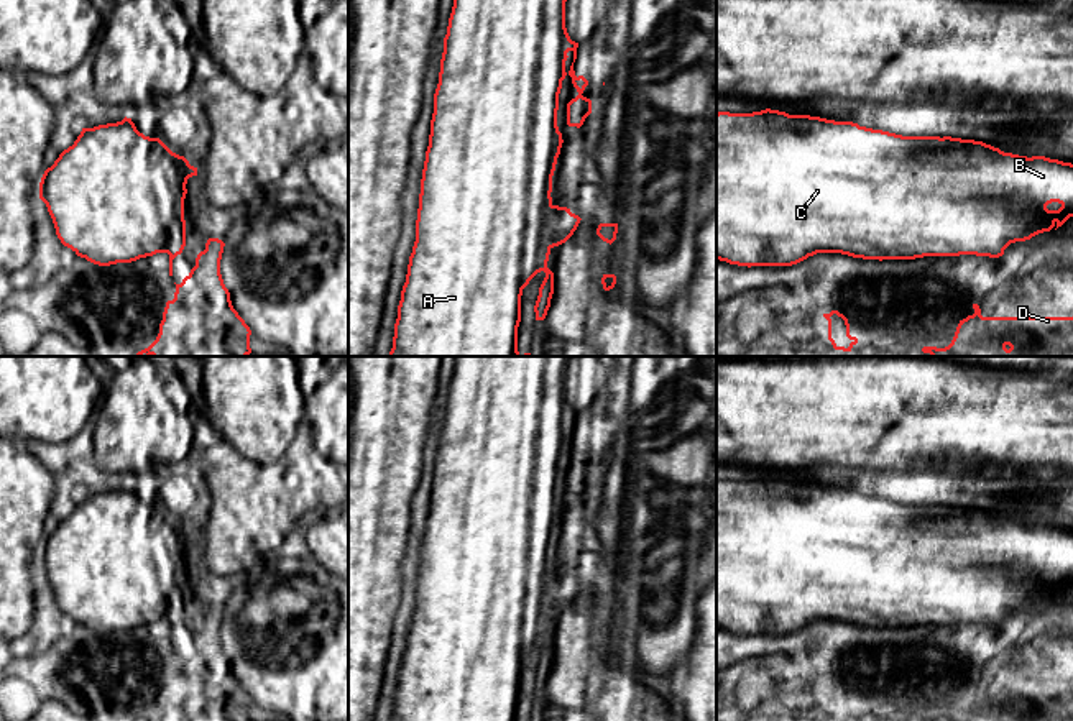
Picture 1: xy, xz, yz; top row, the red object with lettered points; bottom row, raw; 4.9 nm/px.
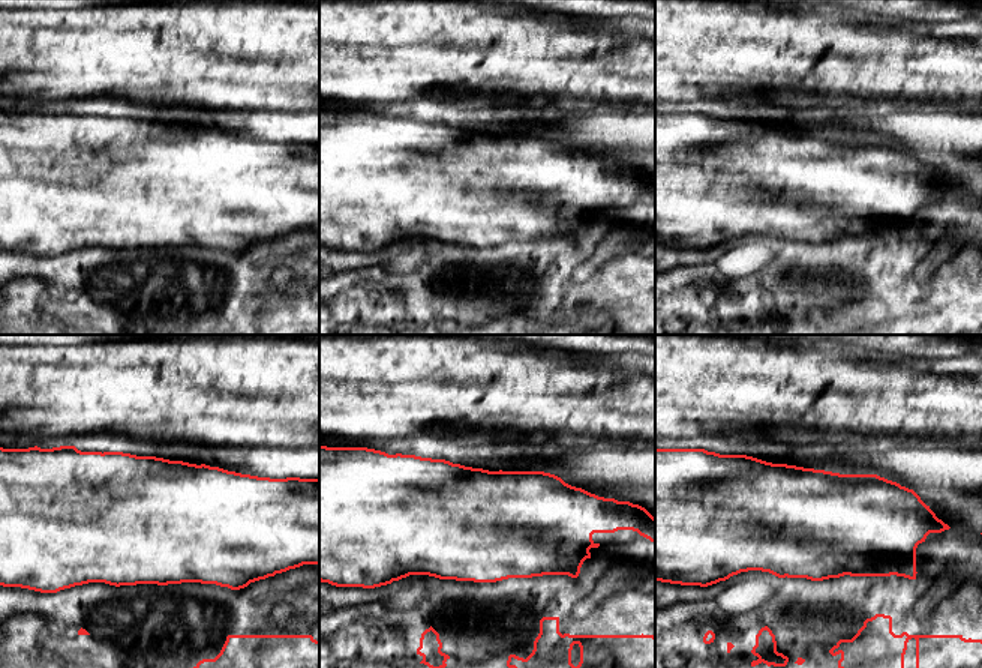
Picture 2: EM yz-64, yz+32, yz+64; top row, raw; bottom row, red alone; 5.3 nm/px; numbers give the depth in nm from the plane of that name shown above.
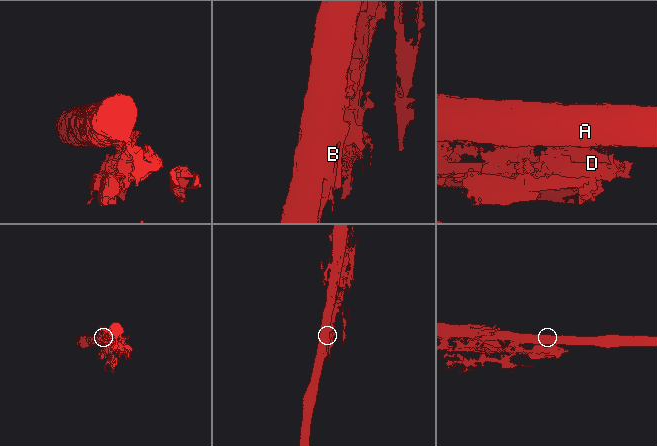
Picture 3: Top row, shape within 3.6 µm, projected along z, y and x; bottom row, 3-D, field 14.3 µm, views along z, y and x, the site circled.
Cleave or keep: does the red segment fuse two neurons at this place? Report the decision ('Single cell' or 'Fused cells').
Single cell

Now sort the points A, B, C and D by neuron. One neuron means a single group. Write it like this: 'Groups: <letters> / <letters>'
Groups: A B C D

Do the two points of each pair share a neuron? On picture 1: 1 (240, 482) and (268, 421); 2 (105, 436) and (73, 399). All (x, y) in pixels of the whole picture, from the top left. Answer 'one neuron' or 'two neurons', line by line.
1: two neurons
2: two neurons

